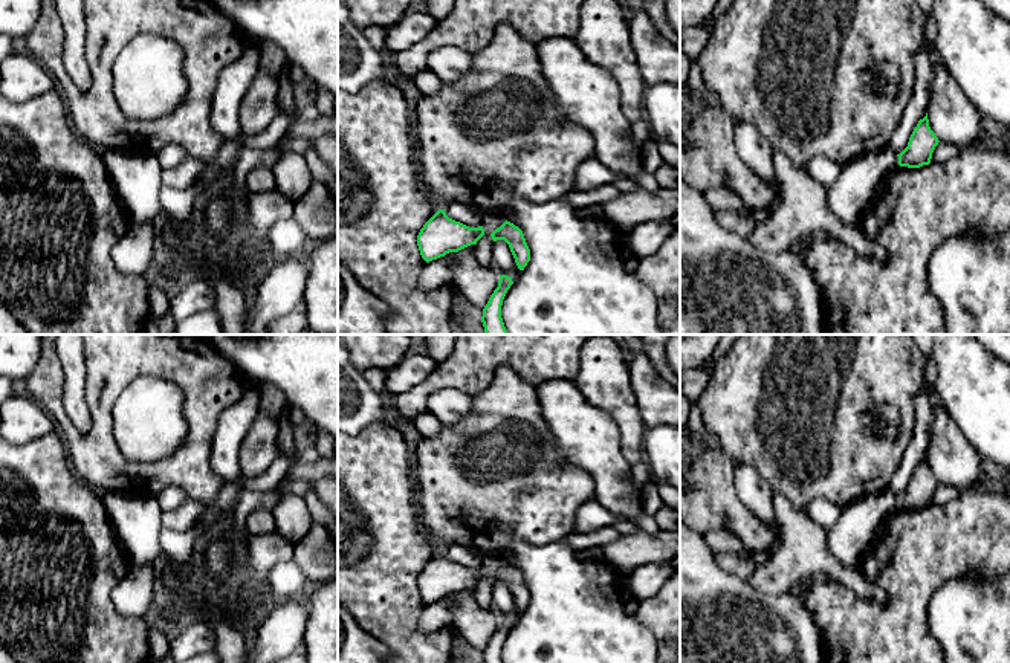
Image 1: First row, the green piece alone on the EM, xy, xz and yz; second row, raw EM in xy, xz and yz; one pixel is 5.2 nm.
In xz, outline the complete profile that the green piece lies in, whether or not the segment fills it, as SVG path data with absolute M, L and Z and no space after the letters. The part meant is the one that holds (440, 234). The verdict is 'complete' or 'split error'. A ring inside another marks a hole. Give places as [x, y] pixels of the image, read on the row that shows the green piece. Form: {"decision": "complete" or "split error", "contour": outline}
{"decision": "complete", "contour": "M439 209L420 229L417 246L422 258L429 263L449 252L458 252L484 235L483 226L469 228L449 218L445 209Z"}

